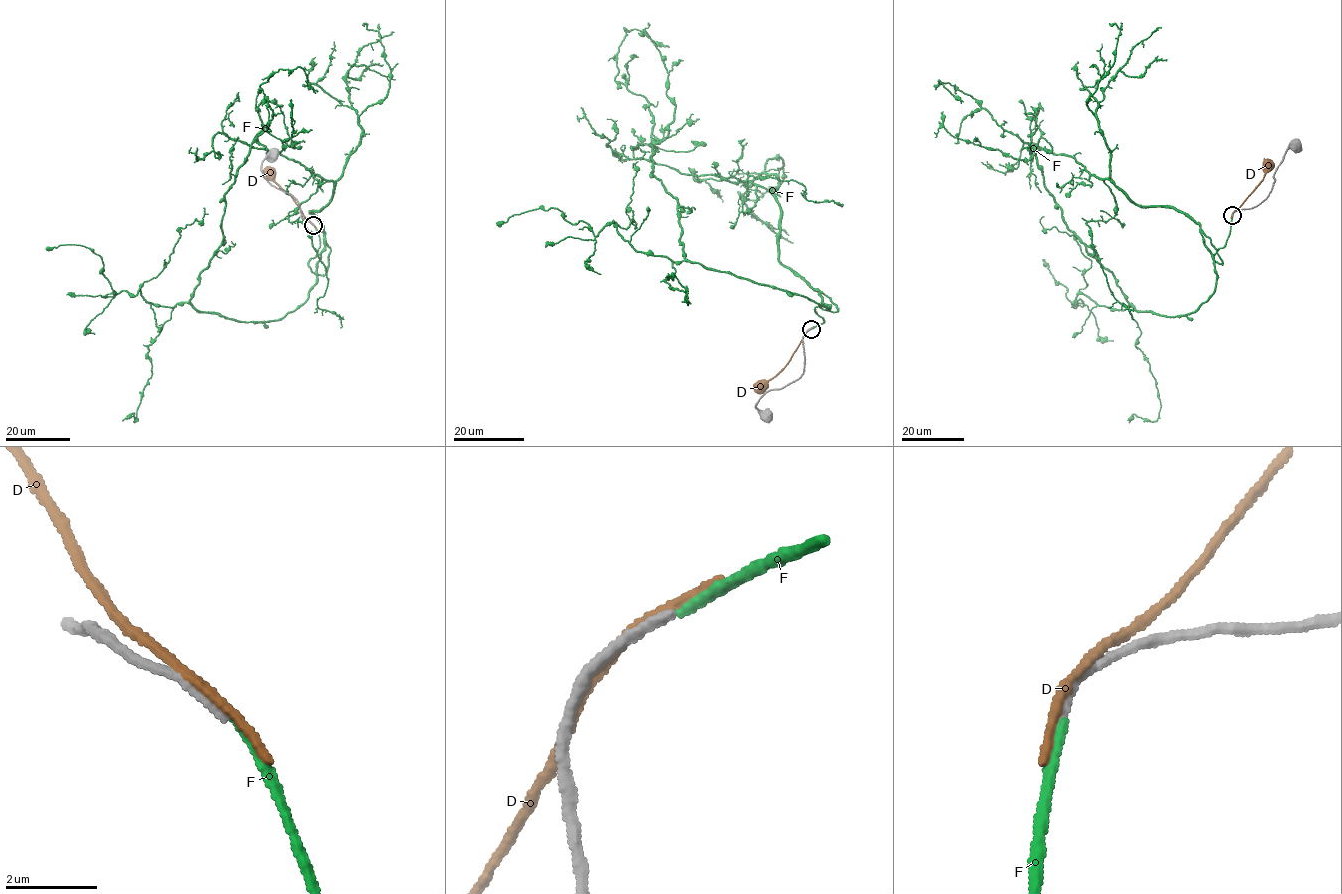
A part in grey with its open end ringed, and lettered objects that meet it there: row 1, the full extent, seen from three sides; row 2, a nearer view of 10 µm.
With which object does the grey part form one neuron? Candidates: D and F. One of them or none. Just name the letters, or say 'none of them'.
none of them

